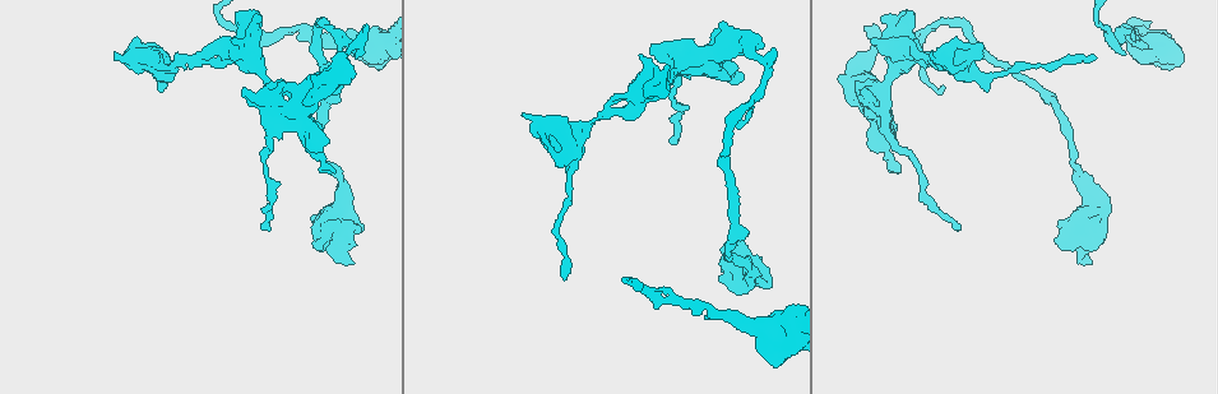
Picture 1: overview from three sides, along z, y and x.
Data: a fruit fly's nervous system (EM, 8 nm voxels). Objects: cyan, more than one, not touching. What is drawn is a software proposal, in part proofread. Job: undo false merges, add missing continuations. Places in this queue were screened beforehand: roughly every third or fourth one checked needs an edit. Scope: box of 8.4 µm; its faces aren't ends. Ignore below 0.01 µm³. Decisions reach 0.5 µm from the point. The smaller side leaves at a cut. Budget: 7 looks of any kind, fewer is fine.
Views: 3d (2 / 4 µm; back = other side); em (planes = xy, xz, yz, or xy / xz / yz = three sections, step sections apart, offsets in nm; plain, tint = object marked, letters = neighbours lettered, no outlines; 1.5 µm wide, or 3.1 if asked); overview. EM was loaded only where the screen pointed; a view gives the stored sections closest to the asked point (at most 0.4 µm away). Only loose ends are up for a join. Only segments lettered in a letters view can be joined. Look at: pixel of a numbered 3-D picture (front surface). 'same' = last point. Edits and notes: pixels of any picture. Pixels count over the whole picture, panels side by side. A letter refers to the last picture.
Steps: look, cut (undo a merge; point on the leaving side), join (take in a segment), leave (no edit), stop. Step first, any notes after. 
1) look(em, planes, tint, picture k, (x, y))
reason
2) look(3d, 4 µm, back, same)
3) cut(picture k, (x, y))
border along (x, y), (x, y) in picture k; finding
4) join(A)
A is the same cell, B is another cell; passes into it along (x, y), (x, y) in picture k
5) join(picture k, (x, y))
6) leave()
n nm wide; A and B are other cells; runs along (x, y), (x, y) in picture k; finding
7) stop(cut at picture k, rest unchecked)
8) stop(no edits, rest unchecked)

look(em, xy, step 4, plain, picture 1, (771, 49))
branch stops here

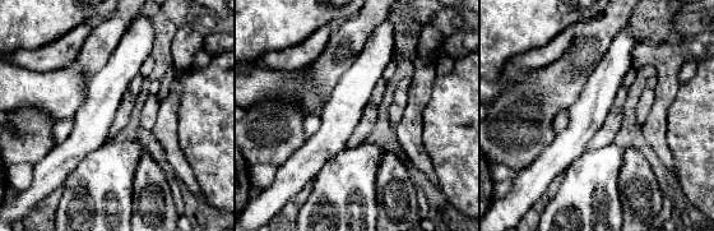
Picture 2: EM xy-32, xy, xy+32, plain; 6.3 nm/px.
look(em, xy, step 4, tint, same)
where the object lies

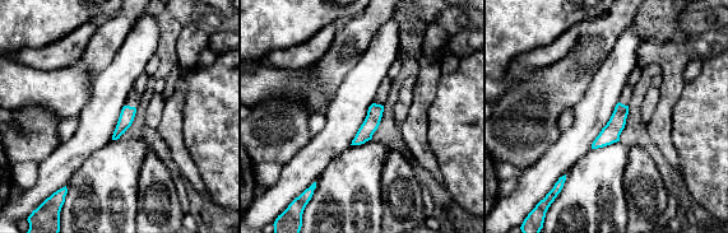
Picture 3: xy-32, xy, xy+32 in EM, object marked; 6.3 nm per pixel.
look(em, xy, step 4, letters, same)

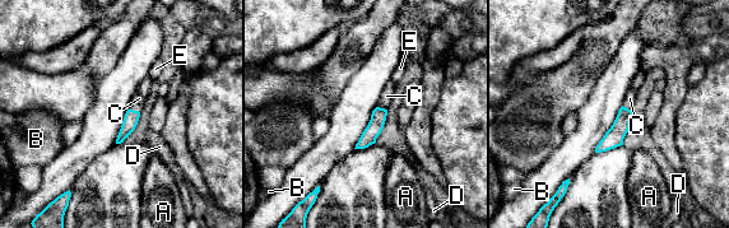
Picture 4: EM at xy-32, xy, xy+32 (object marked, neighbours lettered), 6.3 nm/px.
join(C)
C is the same cell, A, B, D and E are other cells; passes into it along (131, 117), (133, 110), (139, 98) in picture 4; the cell continues

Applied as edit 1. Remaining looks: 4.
look(em, yz, step 8, letters, picture 1, (264, 226))
thin end

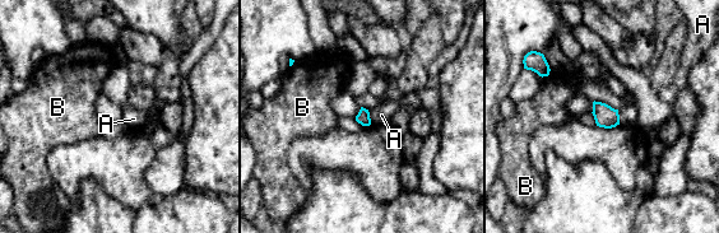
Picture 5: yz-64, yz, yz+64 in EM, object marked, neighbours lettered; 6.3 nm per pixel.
leave()
80 nm wide; A and B are other cells; border along (367, 110), (371, 124) in picture 5; no lettered segment goes on from it

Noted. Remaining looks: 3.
look(3d, 2 µm, picture 1, (872, 41))
free end

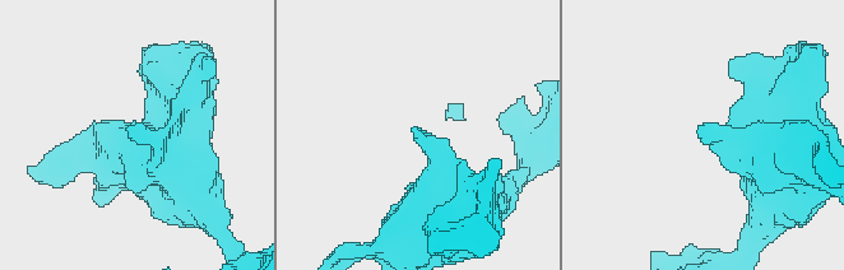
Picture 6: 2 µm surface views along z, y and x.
look(em, planes, tint, picture 6, (415, 126))
now the EM

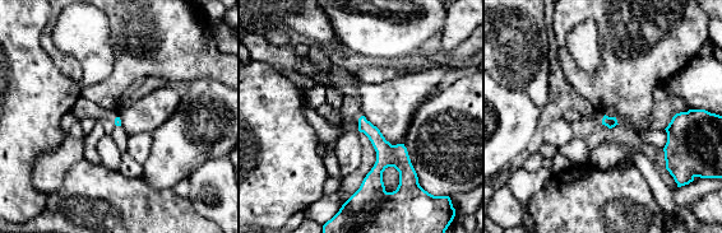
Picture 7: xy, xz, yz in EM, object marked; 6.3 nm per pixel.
look(em, planes, letters, same)

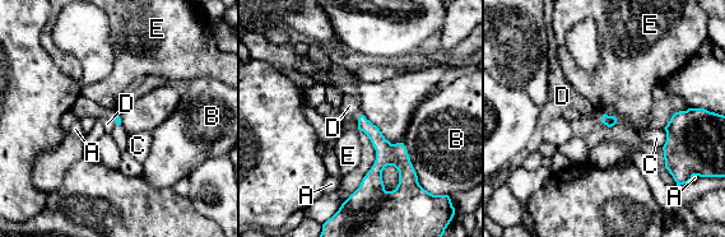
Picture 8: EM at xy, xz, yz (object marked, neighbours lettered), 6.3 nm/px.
leave()
B touches over 280 nm; A, B, C, D and E are other cells; border along (600, 122), (607, 125) in picture 8; no lettered segment goes on from it

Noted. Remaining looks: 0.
stop(join at picture 4, rest unchecked)

